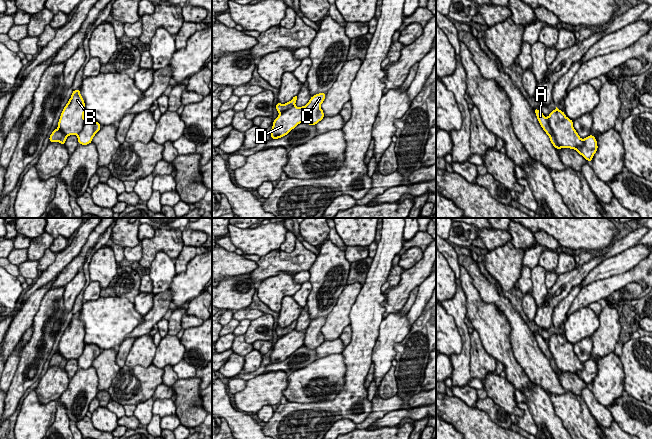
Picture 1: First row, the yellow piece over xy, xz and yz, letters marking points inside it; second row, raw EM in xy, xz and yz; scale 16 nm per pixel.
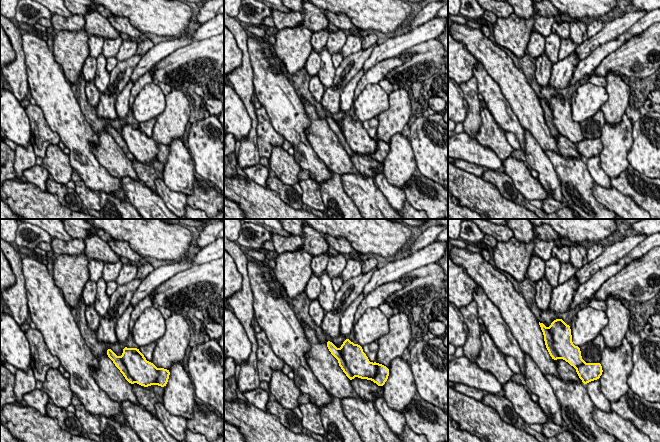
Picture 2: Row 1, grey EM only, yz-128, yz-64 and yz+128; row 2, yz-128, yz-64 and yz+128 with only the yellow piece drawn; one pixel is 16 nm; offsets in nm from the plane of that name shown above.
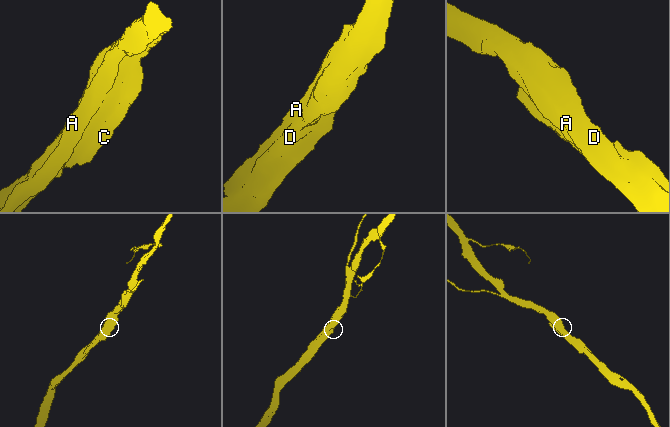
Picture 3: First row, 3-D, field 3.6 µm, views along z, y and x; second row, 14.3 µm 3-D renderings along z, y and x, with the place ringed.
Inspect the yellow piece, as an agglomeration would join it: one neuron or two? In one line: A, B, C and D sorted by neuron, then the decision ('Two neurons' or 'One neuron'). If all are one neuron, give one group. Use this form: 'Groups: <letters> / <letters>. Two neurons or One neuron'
Groups: A / B C D. Two neurons

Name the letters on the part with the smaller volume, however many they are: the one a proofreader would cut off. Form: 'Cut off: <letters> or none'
Cut off: A

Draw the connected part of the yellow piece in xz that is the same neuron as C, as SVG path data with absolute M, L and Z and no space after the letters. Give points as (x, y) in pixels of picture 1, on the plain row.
M318 317L312 320L305 330L297 331L294 329L290 333L281 336L273 345L270 357L271 363L284 361L301 346L316 349L324 342L321 328L325 321L326 317Z

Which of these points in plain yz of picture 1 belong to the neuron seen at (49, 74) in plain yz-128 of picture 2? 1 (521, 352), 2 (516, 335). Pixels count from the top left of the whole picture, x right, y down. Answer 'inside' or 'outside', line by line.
1: outside
2: outside

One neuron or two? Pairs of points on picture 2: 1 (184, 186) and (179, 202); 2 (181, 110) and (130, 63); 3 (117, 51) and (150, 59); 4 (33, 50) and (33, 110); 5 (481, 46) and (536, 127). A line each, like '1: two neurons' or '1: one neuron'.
1: one neuron
2: two neurons
3: one neuron
4: two neurons
5: one neuron

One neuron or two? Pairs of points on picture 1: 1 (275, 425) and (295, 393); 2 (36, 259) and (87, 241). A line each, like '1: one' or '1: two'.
1: two
2: two

